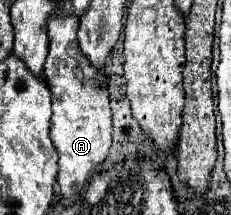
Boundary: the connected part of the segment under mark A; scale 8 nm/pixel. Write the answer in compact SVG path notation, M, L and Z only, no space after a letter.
M50 17L48 19L48 37L50 37L50 53L44 63L44 75L48 79L48 87L52 91L52 127L50 139L60 155L58 177L60 193L64 199L76 197L94 167L102 165L108 157L108 149L112 143L112 115L108 105L108 91L98 85L98 73L84 59L78 39L76 39L76 17Z

